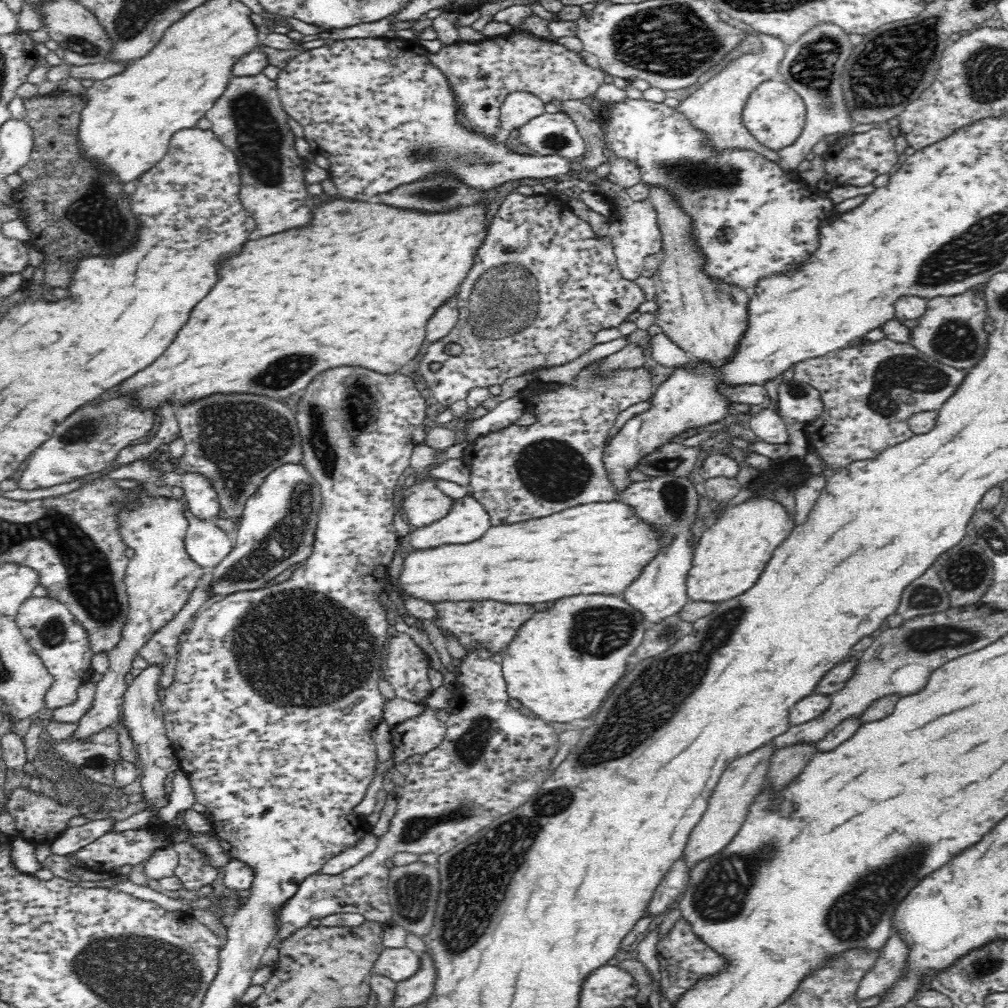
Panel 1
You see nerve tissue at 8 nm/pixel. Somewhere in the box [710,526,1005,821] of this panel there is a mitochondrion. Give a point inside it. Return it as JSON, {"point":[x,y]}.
{"point":[929,640]}

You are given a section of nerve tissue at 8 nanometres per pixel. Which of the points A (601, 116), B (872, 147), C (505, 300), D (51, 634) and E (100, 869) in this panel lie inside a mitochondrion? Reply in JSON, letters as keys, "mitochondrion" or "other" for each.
{"A":"other","B":"other","C":"mitochondrion","D":"mitochondrion","E":"other"}

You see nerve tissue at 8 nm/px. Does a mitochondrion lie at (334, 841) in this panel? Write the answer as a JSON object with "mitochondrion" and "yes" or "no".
{"mitochondrion":"no"}

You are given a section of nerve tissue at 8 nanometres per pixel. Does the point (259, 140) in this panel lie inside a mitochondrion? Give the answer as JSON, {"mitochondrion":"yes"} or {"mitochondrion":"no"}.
{"mitochondrion":"yes"}

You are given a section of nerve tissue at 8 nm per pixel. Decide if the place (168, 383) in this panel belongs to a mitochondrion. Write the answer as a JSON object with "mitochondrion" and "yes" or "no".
{"mitochondrion":"no"}

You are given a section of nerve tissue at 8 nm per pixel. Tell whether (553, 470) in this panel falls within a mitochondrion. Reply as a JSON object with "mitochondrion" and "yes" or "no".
{"mitochondrion":"yes"}

